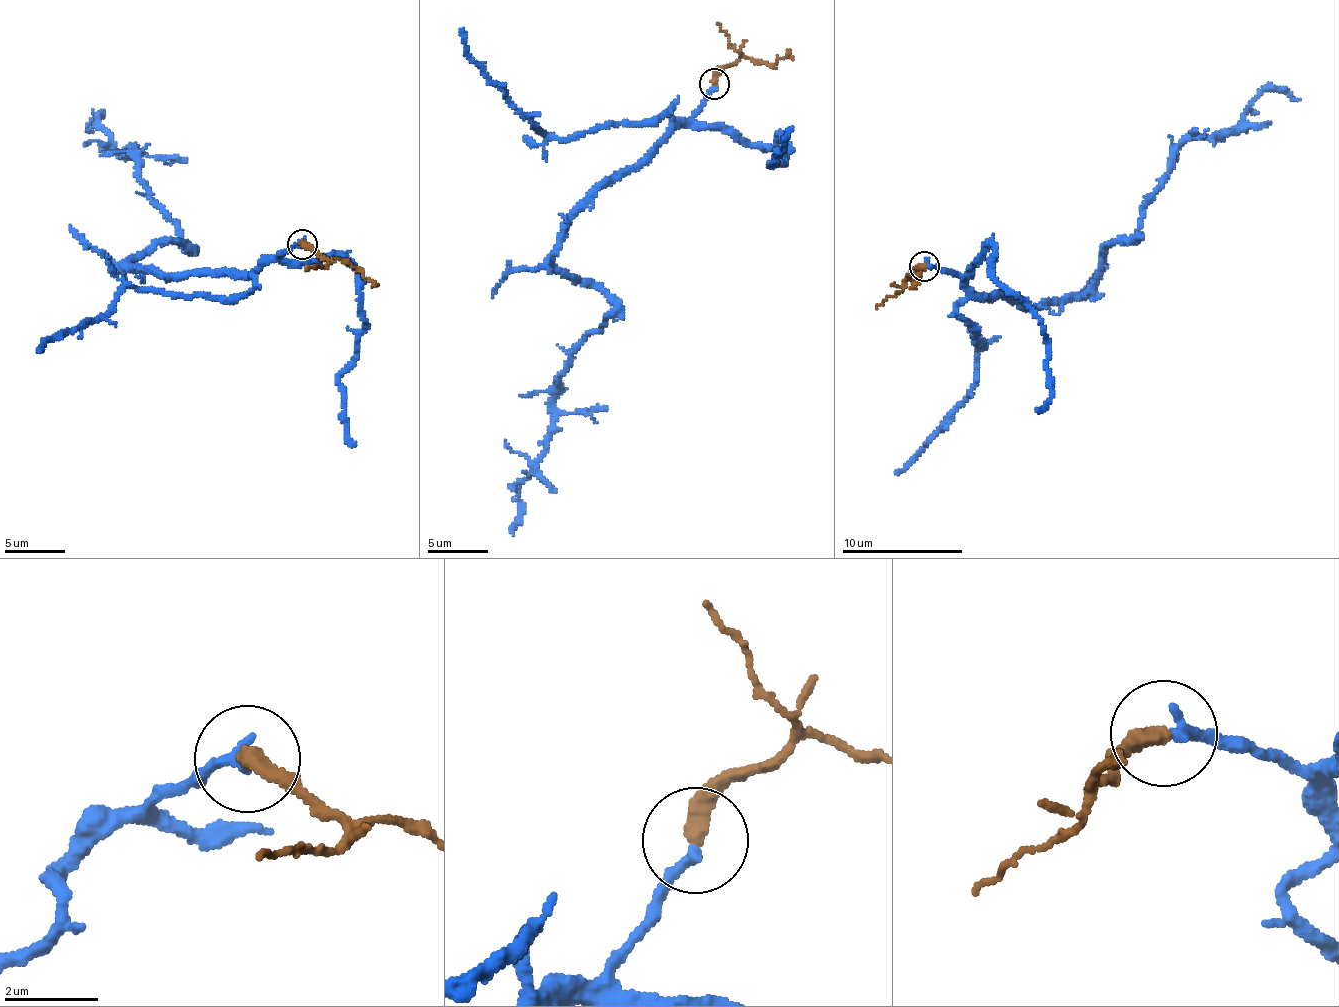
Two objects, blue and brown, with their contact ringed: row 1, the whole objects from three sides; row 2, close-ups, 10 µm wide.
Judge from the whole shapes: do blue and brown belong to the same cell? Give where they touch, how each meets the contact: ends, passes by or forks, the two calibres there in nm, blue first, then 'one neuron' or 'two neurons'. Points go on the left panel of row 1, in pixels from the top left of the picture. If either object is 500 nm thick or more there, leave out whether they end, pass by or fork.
(302, 244) | blue ends | brown ends | 240/420 nm | one neuron

